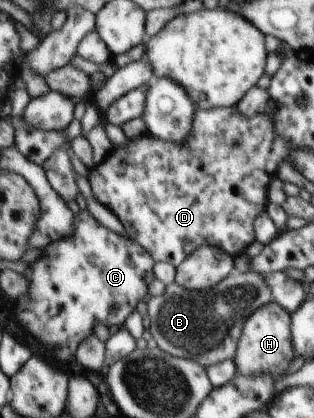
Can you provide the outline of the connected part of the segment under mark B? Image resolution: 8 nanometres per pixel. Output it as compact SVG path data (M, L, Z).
M255 271L231 272L210 290L185 289L173 282L161 296L149 299L146 327L165 354L195 360L201 367L233 360L245 322L253 312L273 301L263 276Z

